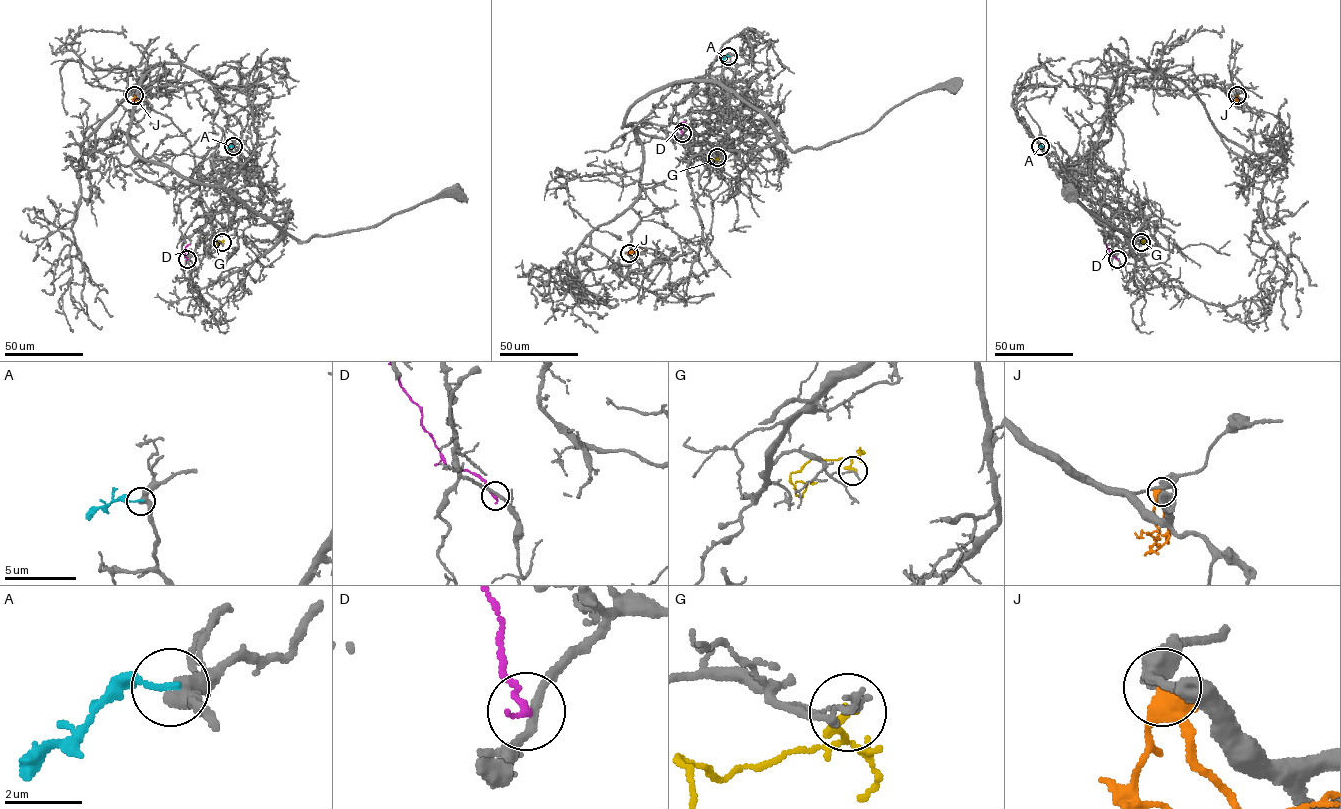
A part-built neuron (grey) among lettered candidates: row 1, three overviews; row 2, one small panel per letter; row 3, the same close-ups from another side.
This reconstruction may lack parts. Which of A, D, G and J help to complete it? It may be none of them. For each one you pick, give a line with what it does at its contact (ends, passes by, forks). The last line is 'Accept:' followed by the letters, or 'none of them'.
Accept: none of them

